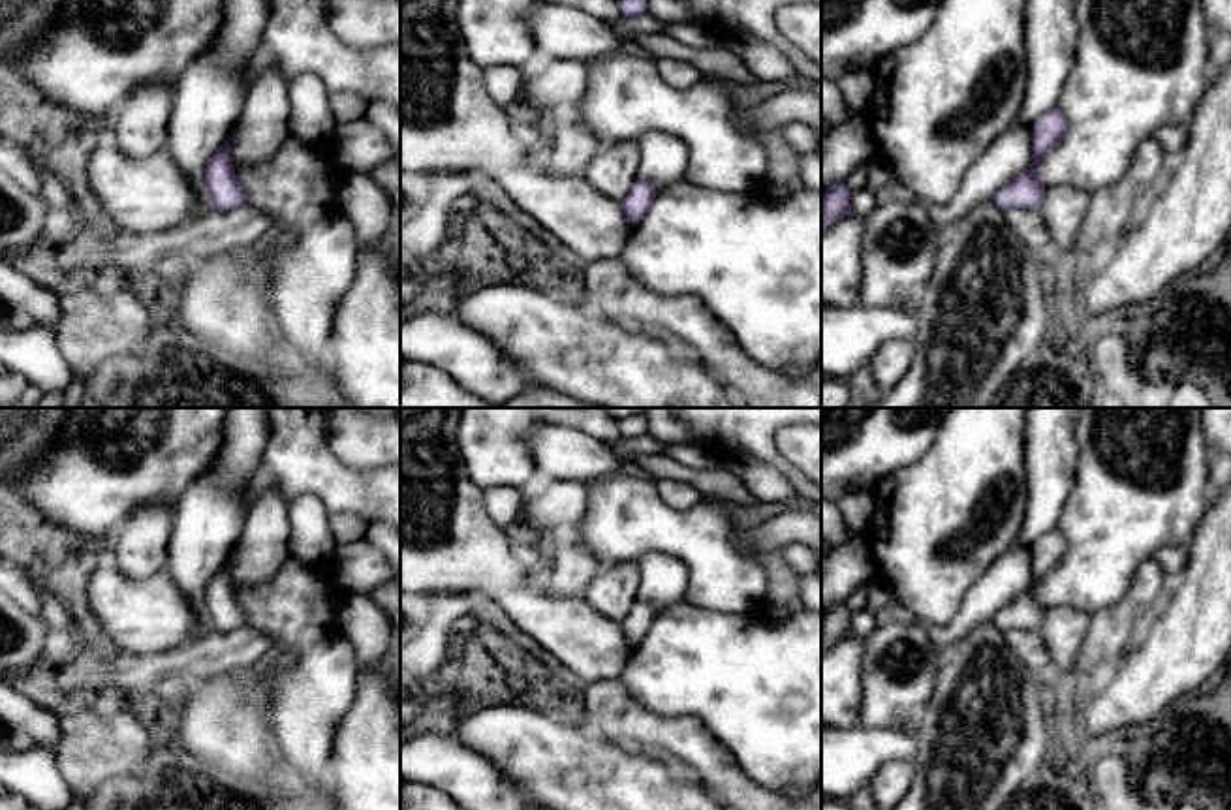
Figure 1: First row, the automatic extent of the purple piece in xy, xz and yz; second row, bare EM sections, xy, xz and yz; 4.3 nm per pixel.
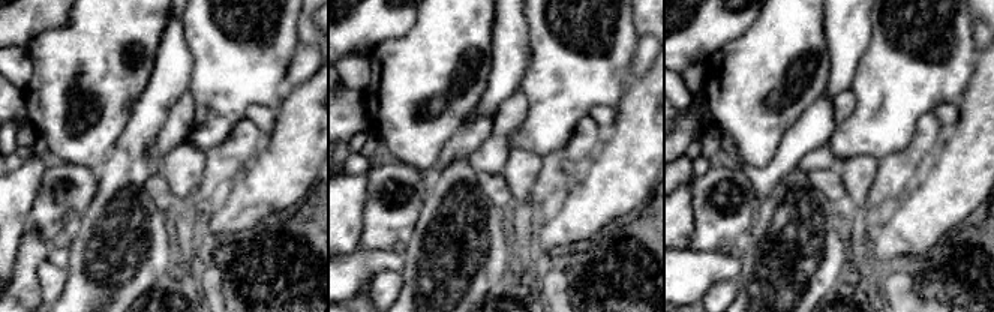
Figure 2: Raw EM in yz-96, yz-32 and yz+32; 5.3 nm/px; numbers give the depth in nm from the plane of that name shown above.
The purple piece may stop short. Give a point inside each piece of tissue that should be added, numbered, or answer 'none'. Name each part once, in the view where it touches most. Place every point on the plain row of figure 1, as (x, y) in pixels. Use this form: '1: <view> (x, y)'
1: yz (1010, 576)

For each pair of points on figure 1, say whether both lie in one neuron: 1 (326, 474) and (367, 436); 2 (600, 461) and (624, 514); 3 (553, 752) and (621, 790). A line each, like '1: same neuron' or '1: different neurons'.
1: different neurons
2: different neurons
3: same neuron

